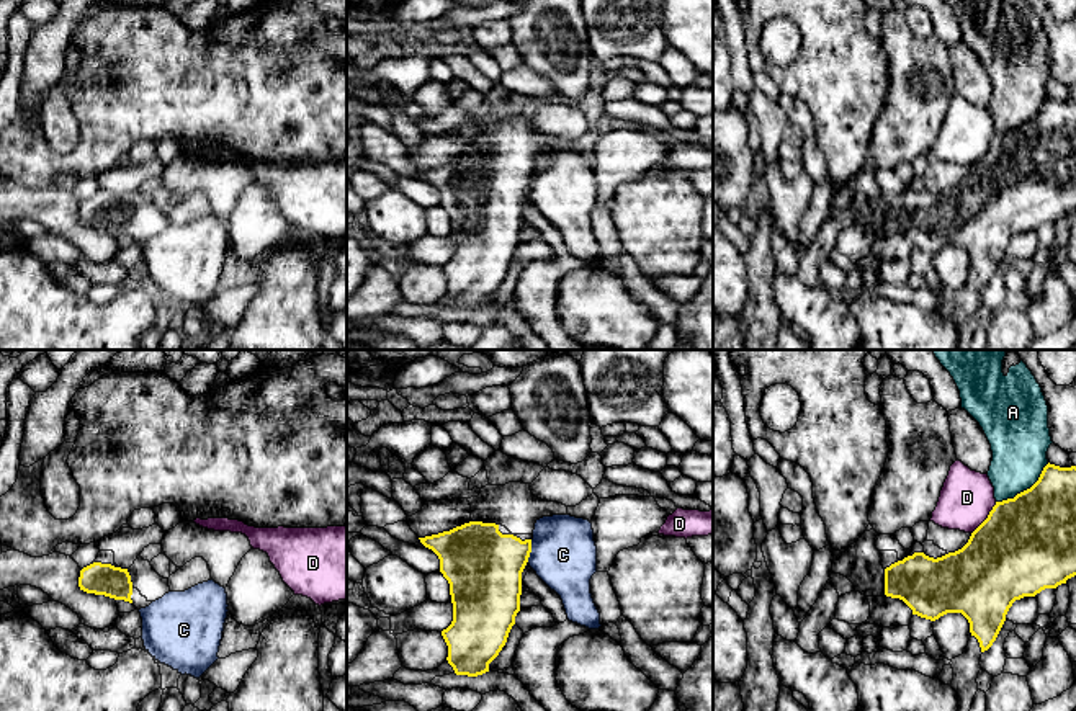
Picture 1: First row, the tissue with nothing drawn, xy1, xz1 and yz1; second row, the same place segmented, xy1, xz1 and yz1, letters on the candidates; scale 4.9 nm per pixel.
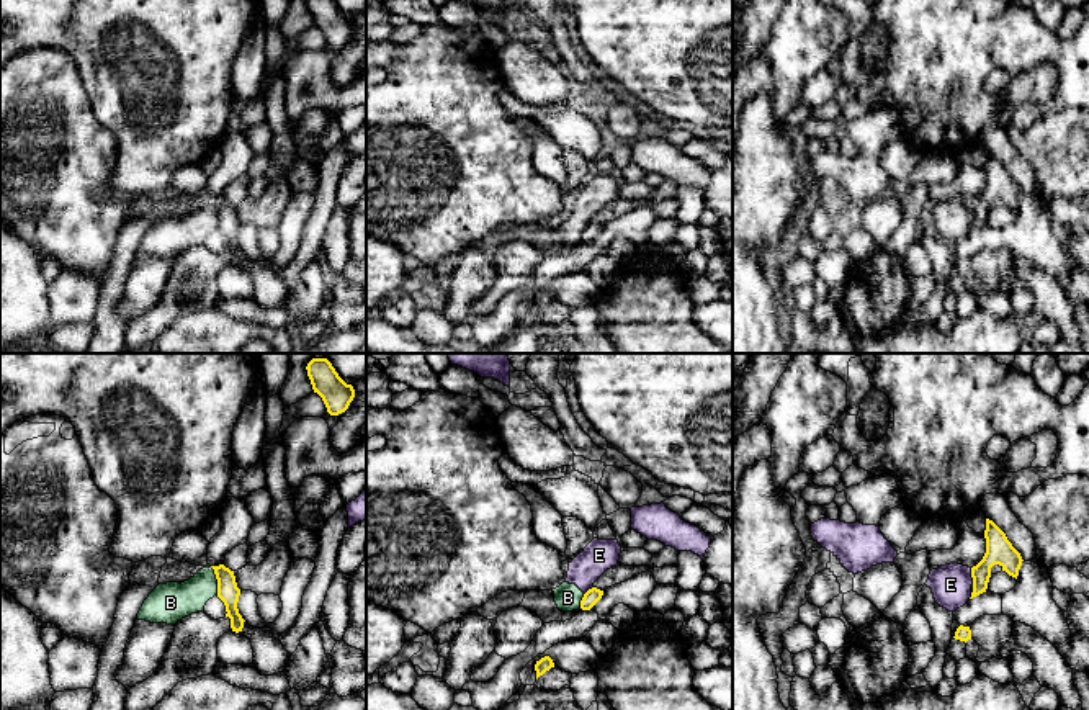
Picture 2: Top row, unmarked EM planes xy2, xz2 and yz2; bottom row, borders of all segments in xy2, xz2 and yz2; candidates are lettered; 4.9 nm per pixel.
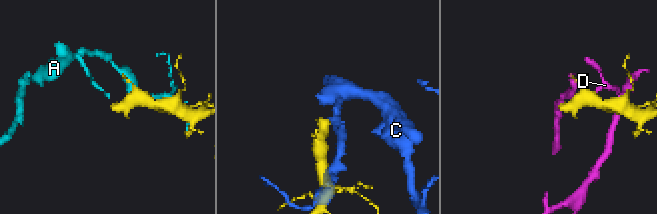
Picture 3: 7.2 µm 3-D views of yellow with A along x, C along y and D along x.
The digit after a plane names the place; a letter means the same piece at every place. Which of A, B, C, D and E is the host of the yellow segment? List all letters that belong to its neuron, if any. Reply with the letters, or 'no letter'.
no letter

